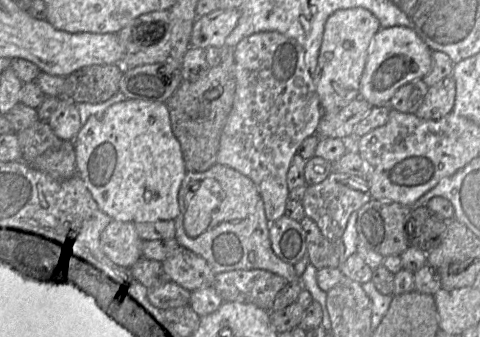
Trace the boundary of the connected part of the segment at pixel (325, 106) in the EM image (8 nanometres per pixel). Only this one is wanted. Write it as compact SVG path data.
M362 7L339 9L326 20L316 70L312 74L322 113L336 113L359 95L372 37L381 29L378 18Z

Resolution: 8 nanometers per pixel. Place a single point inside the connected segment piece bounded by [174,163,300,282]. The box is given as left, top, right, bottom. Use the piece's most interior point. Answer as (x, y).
(222, 219)

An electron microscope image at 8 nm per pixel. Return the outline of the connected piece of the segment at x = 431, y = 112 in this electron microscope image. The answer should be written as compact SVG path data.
M449 75L428 88L415 115L424 120L439 120L452 111L455 93L455 80Z

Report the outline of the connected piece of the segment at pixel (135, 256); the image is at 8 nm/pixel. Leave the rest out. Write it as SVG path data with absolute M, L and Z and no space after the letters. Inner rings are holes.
M111 221L100 238L101 249L115 264L131 268L142 257L143 241L134 223Z

